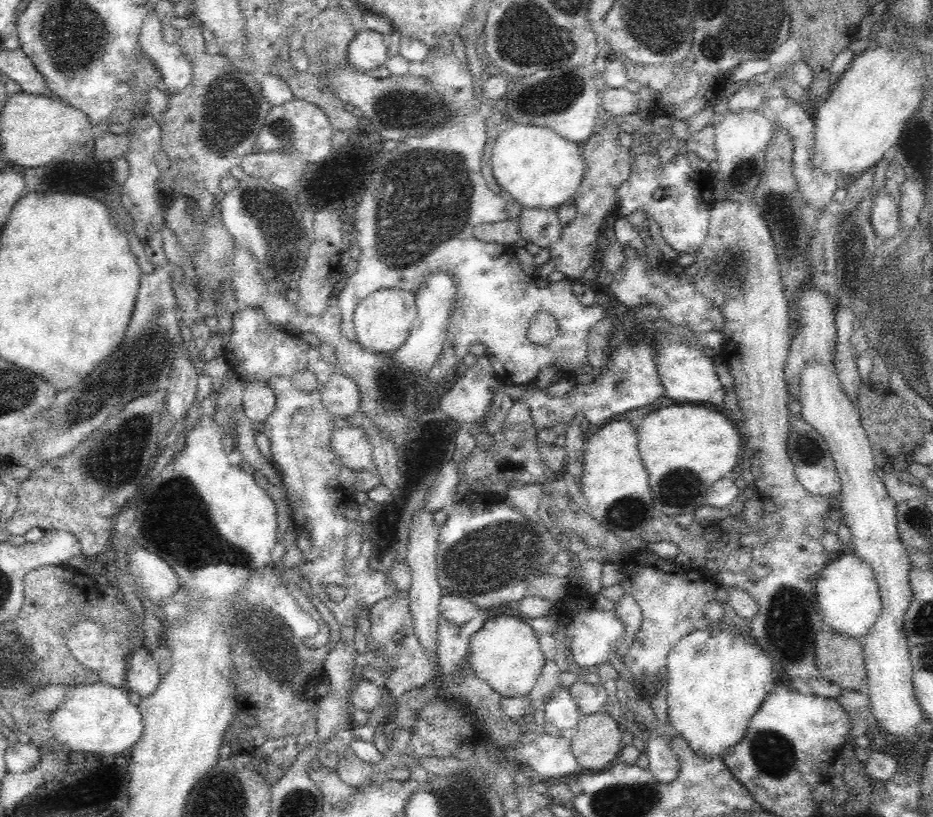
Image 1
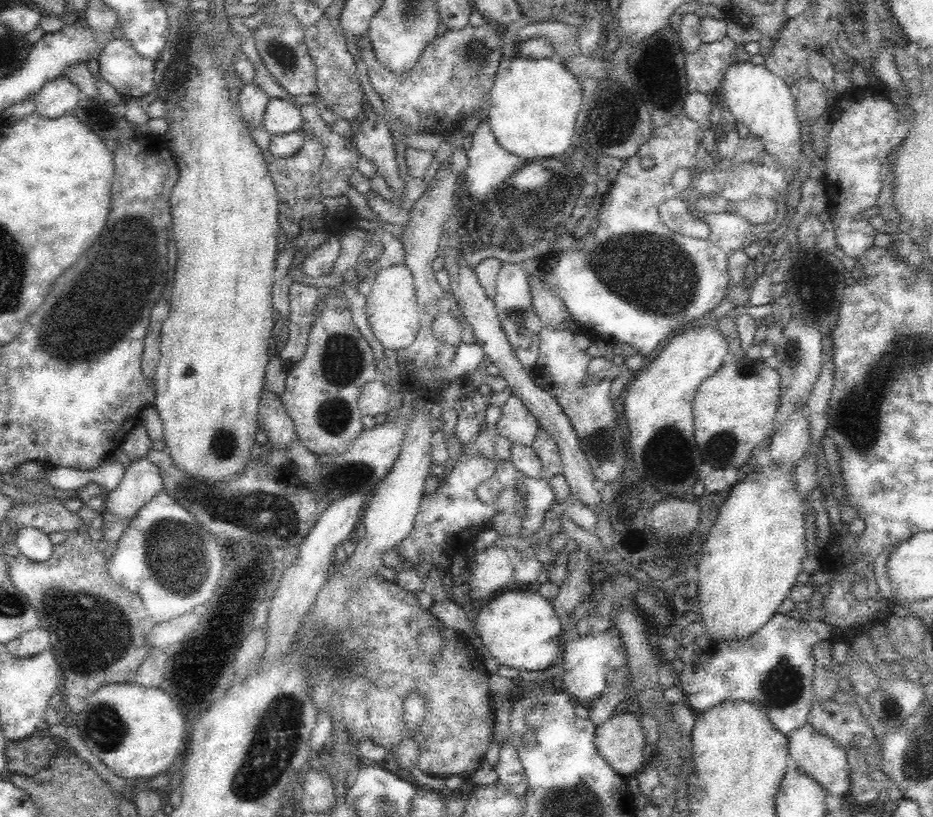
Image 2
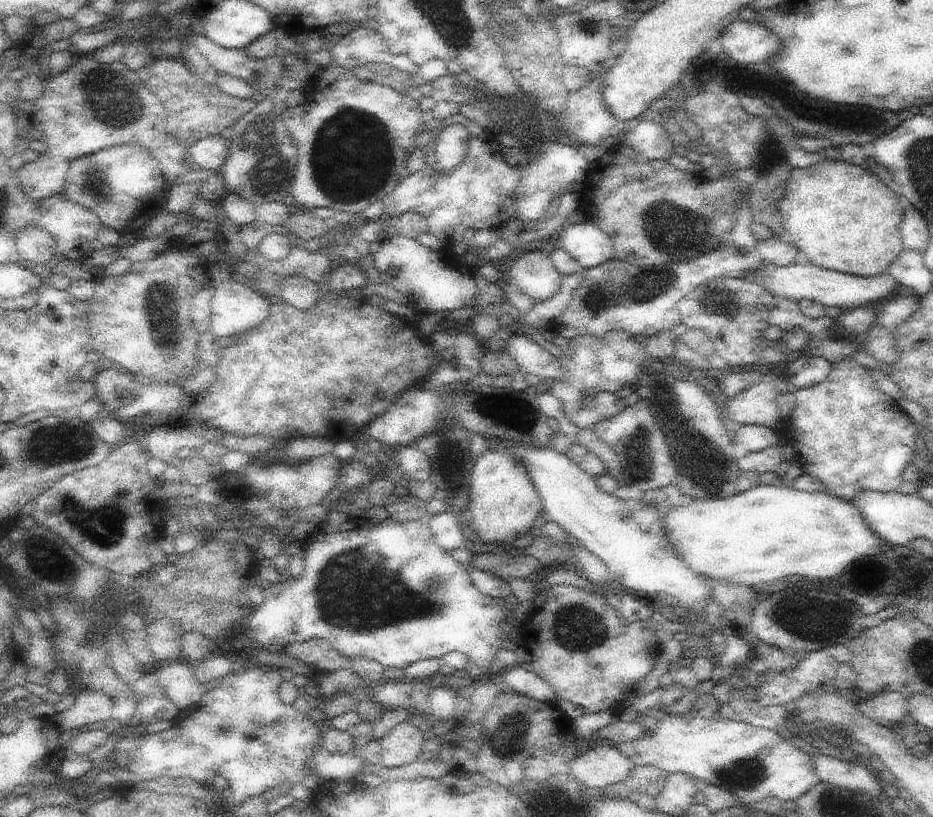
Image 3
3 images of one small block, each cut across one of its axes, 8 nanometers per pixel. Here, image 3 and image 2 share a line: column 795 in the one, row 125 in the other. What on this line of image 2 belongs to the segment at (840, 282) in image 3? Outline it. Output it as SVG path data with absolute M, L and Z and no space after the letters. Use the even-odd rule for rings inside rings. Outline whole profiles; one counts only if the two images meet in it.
M270 98L262 128L268 130L272 136L296 132L302 128L302 114L298 108L294 108L290 100Z

